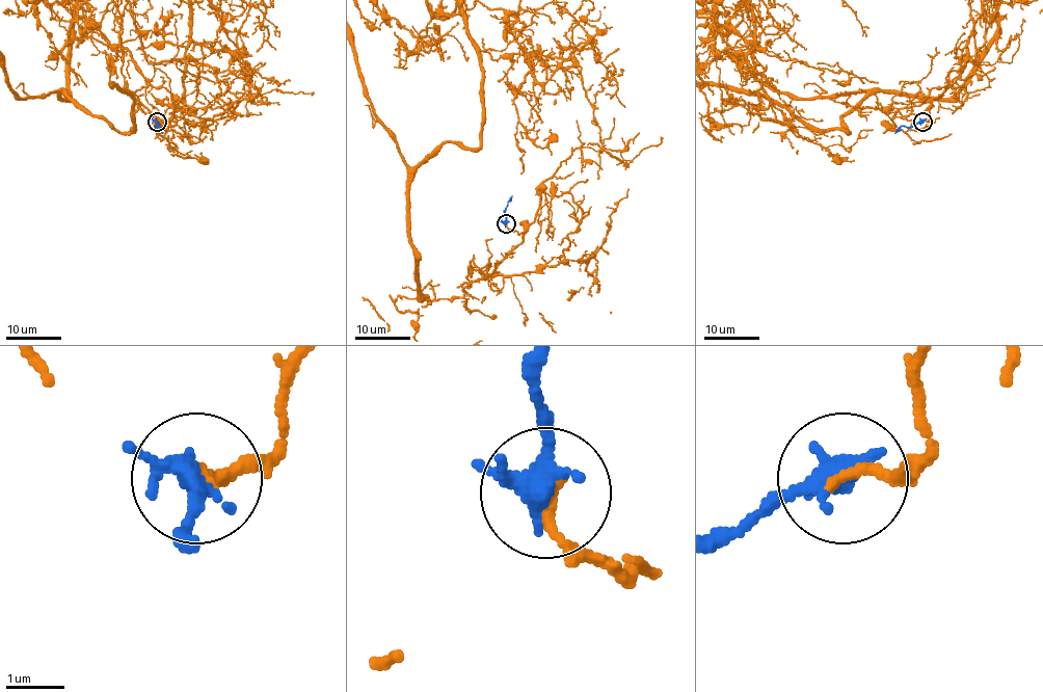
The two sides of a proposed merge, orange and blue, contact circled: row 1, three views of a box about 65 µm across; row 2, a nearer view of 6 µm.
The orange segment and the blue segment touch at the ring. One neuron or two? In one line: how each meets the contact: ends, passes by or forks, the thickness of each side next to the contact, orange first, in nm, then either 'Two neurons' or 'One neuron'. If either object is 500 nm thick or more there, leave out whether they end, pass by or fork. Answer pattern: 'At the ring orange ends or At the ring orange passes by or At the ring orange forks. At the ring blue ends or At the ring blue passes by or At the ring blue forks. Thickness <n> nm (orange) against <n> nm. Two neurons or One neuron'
At the ring orange ends. At the ring blue passes by. Thickness 180 nm (orange) against 360 nm. One neuron

